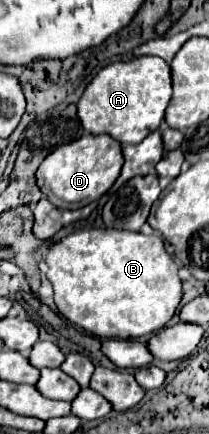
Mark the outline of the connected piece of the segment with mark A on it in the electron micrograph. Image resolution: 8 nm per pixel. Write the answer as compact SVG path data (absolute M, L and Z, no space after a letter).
M133 57L101 69L87 85L77 103L77 115L85 131L107 133L123 145L141 143L151 131L159 129L163 113L171 101L171 67L159 57Z

